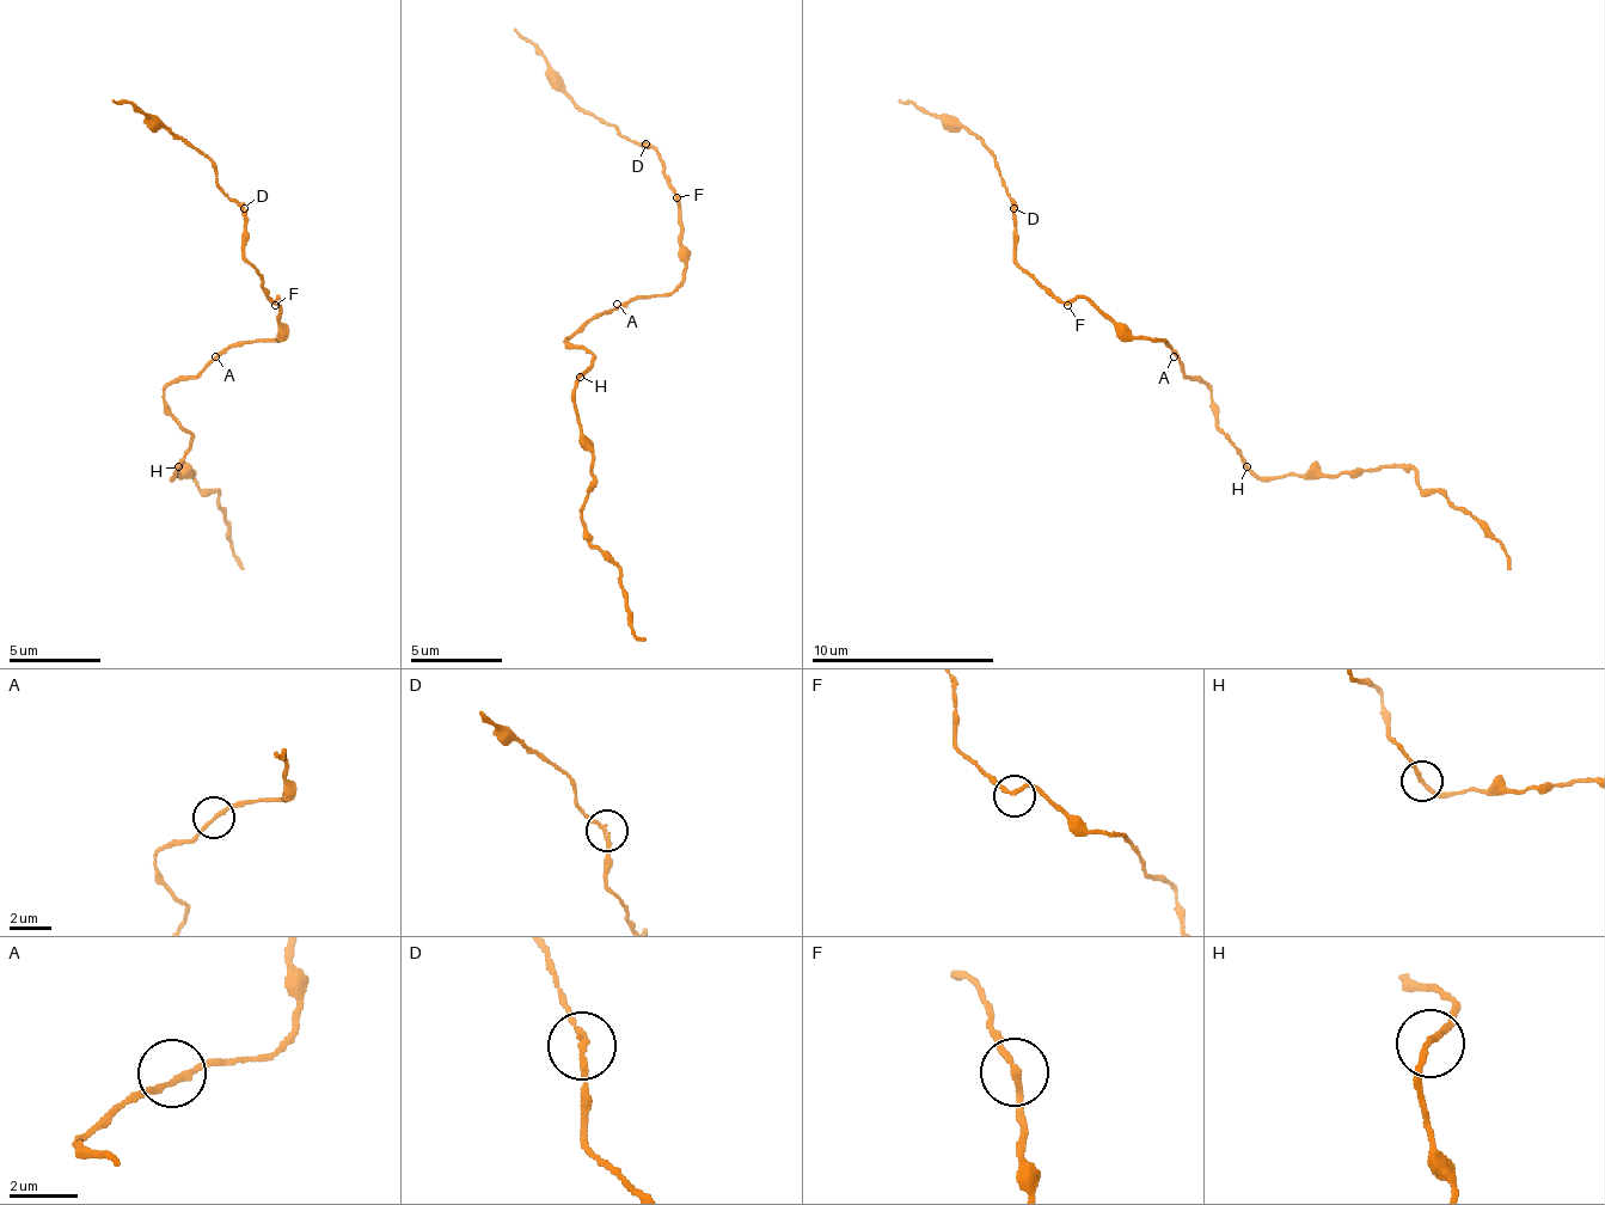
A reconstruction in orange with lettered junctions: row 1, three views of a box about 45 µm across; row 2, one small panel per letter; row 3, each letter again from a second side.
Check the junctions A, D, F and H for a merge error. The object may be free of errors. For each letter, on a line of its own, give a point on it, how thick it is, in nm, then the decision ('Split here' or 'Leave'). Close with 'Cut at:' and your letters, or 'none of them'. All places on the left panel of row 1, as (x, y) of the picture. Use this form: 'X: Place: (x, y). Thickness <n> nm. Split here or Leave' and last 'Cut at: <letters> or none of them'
A: Place: (215, 356). Thickness 170 nm. Leave
D: Place: (244, 208). Thickness 170 nm. Split here
F: Place: (275, 305). Thickness 180 nm. Leave
H: Place: (178, 466). Thickness 170 nm. Leave
Cut at: D

